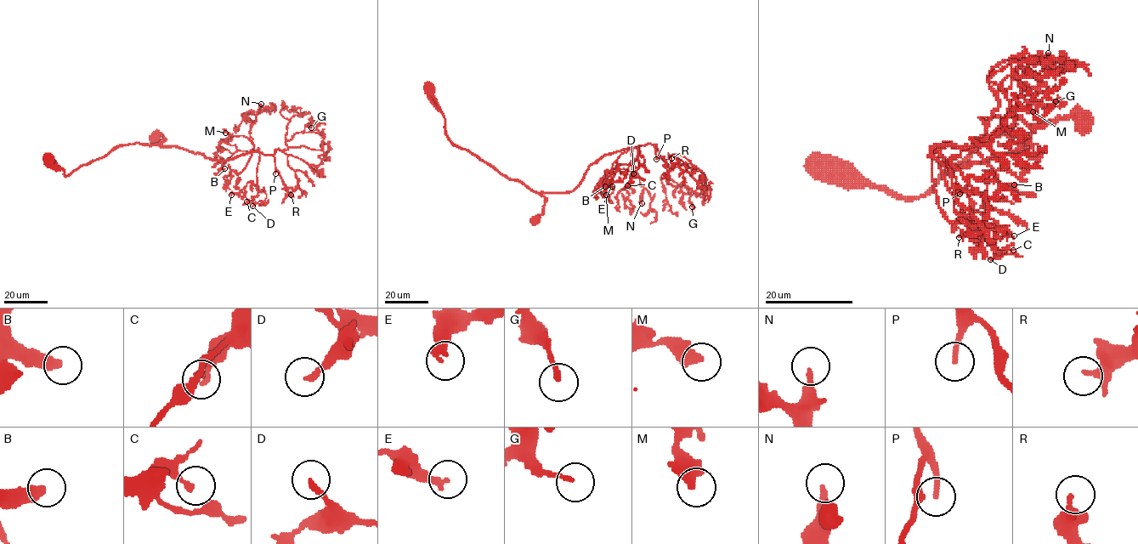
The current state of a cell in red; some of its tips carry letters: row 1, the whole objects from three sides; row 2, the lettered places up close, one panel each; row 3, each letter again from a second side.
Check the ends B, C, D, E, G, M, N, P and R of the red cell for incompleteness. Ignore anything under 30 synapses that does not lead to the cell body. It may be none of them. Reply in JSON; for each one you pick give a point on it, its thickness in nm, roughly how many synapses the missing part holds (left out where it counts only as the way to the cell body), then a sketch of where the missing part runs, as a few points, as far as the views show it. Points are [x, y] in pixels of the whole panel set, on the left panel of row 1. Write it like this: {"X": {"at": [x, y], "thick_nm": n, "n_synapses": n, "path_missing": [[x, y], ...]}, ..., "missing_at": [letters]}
{"P": {"at": [275, 173], "thick_nm": 200, "n_synapses": 80, "path_missing": [[275, 173], [278, 195], [274, 206], [276, 206]]}, "missing_at": ["P"]}

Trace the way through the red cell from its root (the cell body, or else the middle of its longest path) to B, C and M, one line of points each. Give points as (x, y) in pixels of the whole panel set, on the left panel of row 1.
B: (48, 162), (69, 175), (133, 144), (178, 145), (217, 160), (253, 150), (236, 150), (224, 168)
C: (48, 162), (69, 175), (119, 146), (133, 144), (178, 145), (217, 160), (257, 151), (258, 192), (246, 201)
M: (48, 162), (69, 175), (119, 146), (133, 144), (178, 145), (217, 160), (253, 151), (247, 138), (225, 133)

